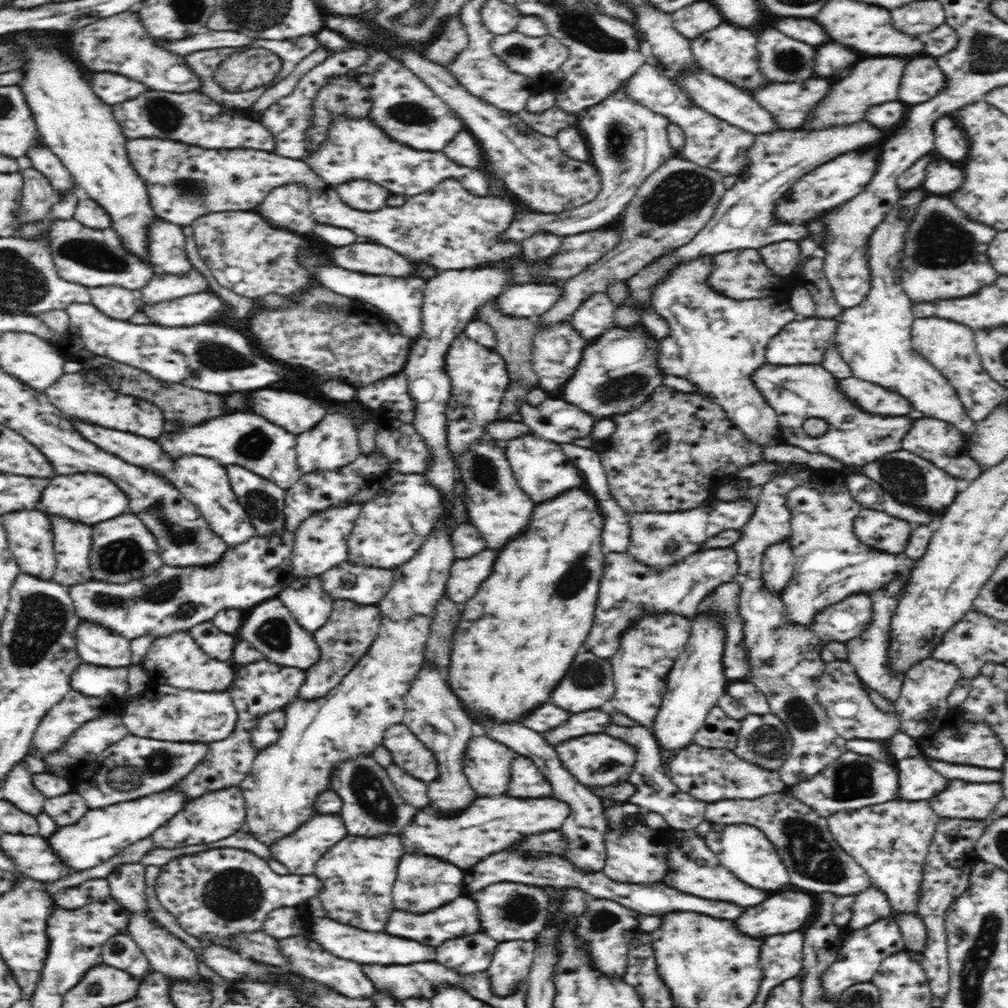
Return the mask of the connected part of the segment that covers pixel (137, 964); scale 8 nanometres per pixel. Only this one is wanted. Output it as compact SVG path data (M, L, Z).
M115 934L106 939L101 954L103 962L130 974L141 982L150 974L148 957L129 934Z

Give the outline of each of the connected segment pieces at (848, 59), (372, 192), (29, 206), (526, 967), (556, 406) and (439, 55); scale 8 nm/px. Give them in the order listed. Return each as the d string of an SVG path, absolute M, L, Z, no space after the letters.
M826 44L820 46L816 52L816 64L814 64L814 72L816 76L828 78L852 64L858 62L858 54L848 50L842 44Z
M350 179L335 187L344 203L361 211L377 211L386 206L386 196L391 192L370 181L370 179Z
M27 156L16 160L22 171L24 188L22 188L22 200L18 212L14 212L16 224L13 228L15 229L24 223L46 220L50 208L59 202L57 192L51 188L47 178L33 168L32 161Z
M531 940L499 942L487 968L492 991L504 996L513 993L520 981L526 981L534 962L535 944Z
M546 400L540 406L522 404L520 414L524 424L540 438L558 444L586 438L594 426L594 418L590 414L564 400Z
M459 14L450 16L438 30L432 44L423 50L426 59L449 68L457 54L466 51L468 46L468 33L464 26Z

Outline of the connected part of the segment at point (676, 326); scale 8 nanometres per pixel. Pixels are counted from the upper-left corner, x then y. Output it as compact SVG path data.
M701 256L700 258L696 258L696 260L688 260L688 262L682 262L682 264L678 264L664 280L660 280L660 282L656 282L656 286L652 288L652 296L650 296L651 306L655 309L658 315L661 315L661 318L665 320L665 323L668 325L670 332L668 336L663 339L658 340L659 349L657 350L658 354L658 365L661 371L664 374L670 374L671 376L676 376L677 378L684 378L691 380L693 384L697 385L696 394L700 394L705 396L705 398L709 398L711 401L716 401L716 403L722 405L722 409L726 411L726 415L728 415L728 419L733 423L736 428L740 428L740 431L744 434L744 437L748 437L750 441L754 441L758 443L758 445L762 445L762 447L768 447L769 442L774 438L778 438L778 430L781 430L781 426L779 424L779 416L777 412L765 401L765 399L761 396L761 393L755 386L755 382L753 380L754 370L758 370L760 366L765 366L767 364L766 358L764 358L764 352L766 352L766 346L768 346L768 342L772 340L772 336L776 336L788 322L792 322L792 320L796 320L796 313L790 308L788 304L774 304L772 299L762 297L762 300L728 300L727 296L722 294L718 294L713 288L710 288L707 283L707 278L709 272L712 270L712 259L711 256Z

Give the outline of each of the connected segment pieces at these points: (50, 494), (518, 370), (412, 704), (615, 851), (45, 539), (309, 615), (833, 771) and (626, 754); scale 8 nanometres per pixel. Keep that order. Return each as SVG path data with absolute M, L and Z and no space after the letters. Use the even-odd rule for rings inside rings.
M72 474L72 476L52 478L50 484L42 490L40 504L48 514L84 522L84 524L100 524L128 510L128 498L124 496L124 492L116 484L112 484L108 478L96 476L96 474Z
M496 298L488 300L486 304L482 304L476 314L476 318L486 322L486 324L494 329L497 342L495 350L506 362L510 386L504 392L496 421L510 421L512 414L518 414L518 404L526 402L526 394L532 389L536 389L536 386L539 384L538 376L532 370L531 364L533 358L532 338L536 334L537 326L534 323L534 319L510 318L502 314L499 310L495 309L495 300Z
M426 663L418 671L412 686L405 694L405 709L402 722L434 753L440 766L438 778L428 782L428 799L436 811L454 814L476 798L476 792L464 776L464 756L472 736L472 720L462 710L456 696L452 696L446 684L446 670Z
M617 803L604 810L604 817L608 820L608 830L605 835L607 857L603 872L608 878L630 884L658 883L667 875L668 846L666 846L666 833L655 831L638 822L636 826L625 826L628 816L633 817L642 812L641 806L634 803Z
M40 510L10 512L4 514L4 528L8 532L8 544L11 546L11 552L20 567L20 572L30 573L42 580L51 580L57 560L54 558L54 546L52 546L54 534L48 516L42 514Z
M321 576L297 577L277 594L297 623L312 633L326 624L333 609L332 595L322 588Z
M847 750L817 775L798 784L786 786L785 790L802 804L812 808L818 816L827 818L836 812L860 810L896 799L898 772L890 763Z
M588 734L588 736L578 736L566 742L560 742L558 746L554 746L564 768L584 786L594 786L594 788L602 788L602 786L612 786L618 782L626 782L632 766L636 762L636 752L632 746L628 746L622 740L616 740L616 737L608 736L608 734Z

